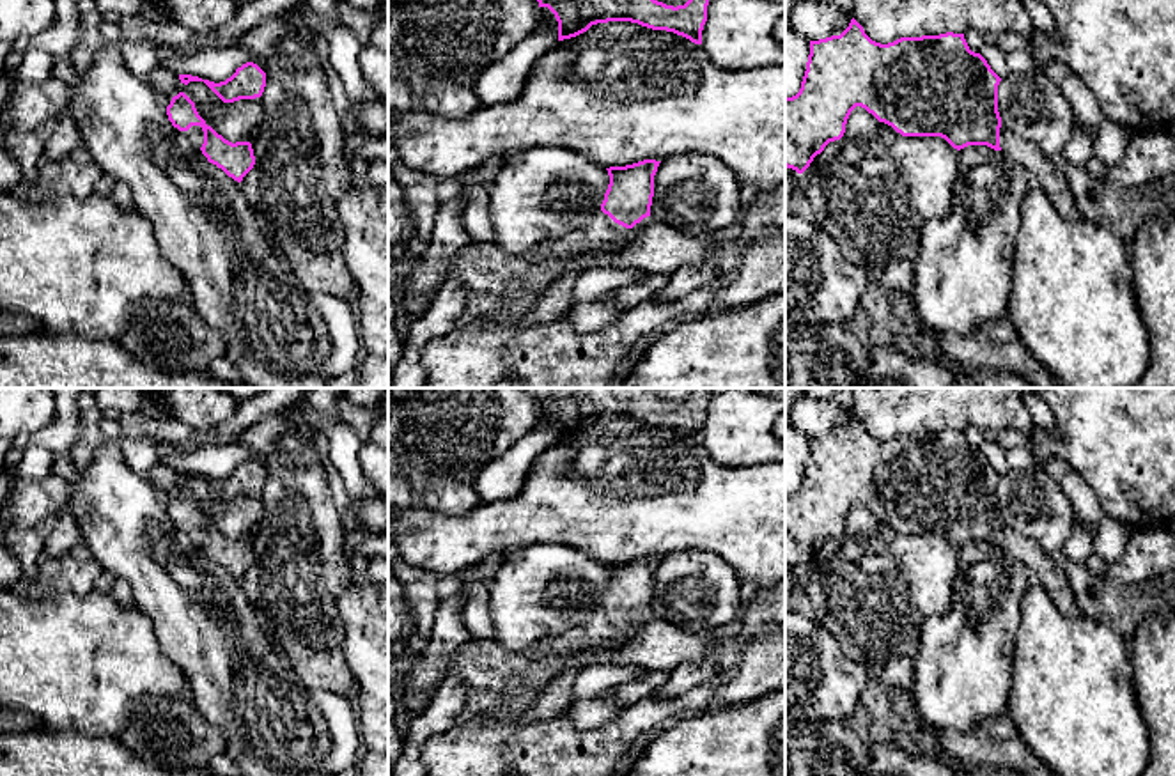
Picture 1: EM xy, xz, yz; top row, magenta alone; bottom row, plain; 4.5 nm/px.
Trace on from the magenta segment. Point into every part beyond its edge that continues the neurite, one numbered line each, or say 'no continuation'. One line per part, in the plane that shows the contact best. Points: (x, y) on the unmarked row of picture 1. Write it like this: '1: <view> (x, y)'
1: xy (195, 530)

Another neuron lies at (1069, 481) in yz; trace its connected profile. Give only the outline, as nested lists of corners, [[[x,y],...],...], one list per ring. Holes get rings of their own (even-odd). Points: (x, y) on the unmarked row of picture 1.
[[[1049,459],[1037,464],[1051,473],[1069,496],[1074,521],[1085,524],[1090,532],[1093,553],[1108,563],[1115,562],[1124,553],[1134,528],[1108,516],[1083,477],[1065,462]]]

